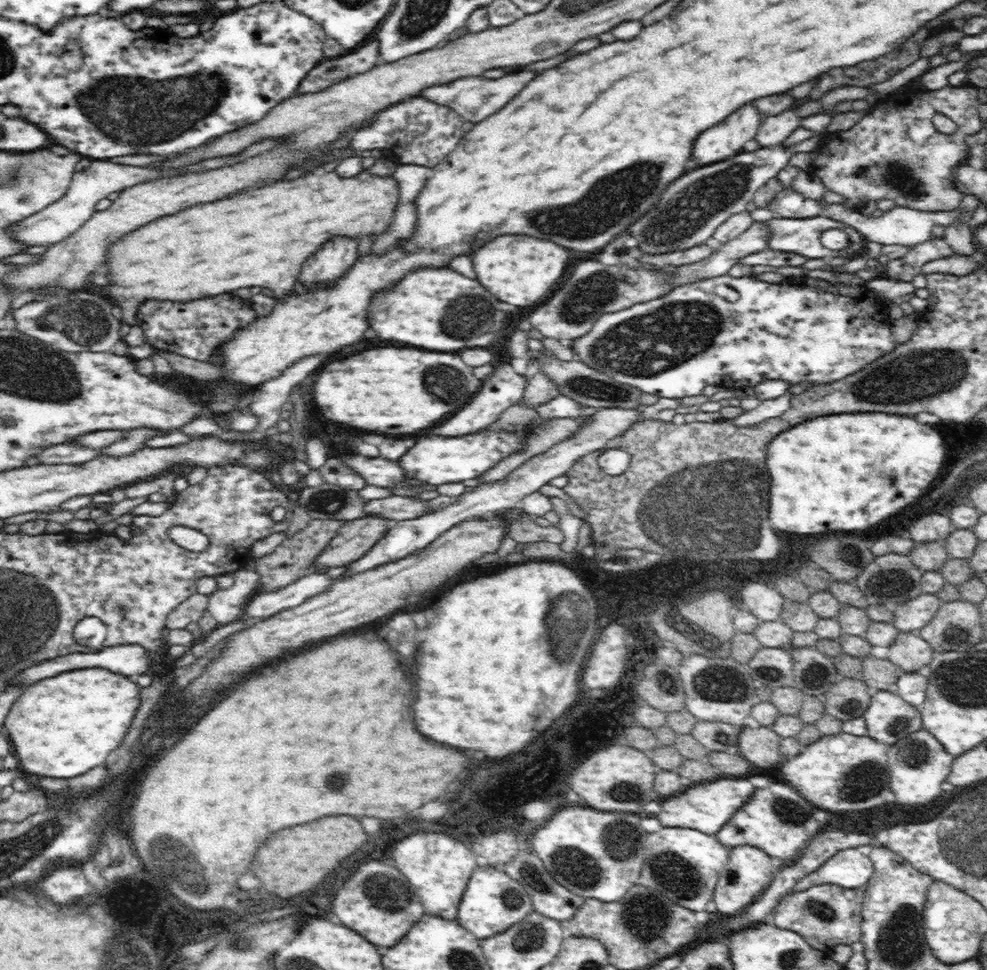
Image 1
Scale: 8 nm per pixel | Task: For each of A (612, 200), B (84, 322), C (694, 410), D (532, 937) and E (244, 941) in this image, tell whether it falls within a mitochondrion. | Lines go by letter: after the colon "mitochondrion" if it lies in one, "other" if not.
A: mitochondrion
B: mitochondrion
C: other
D: mitochondrion
E: mitochondrion

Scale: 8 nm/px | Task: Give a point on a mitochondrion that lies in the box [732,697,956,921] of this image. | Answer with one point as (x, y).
(868, 779)

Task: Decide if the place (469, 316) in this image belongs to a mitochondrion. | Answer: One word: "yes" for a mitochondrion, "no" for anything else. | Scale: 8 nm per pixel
yes

